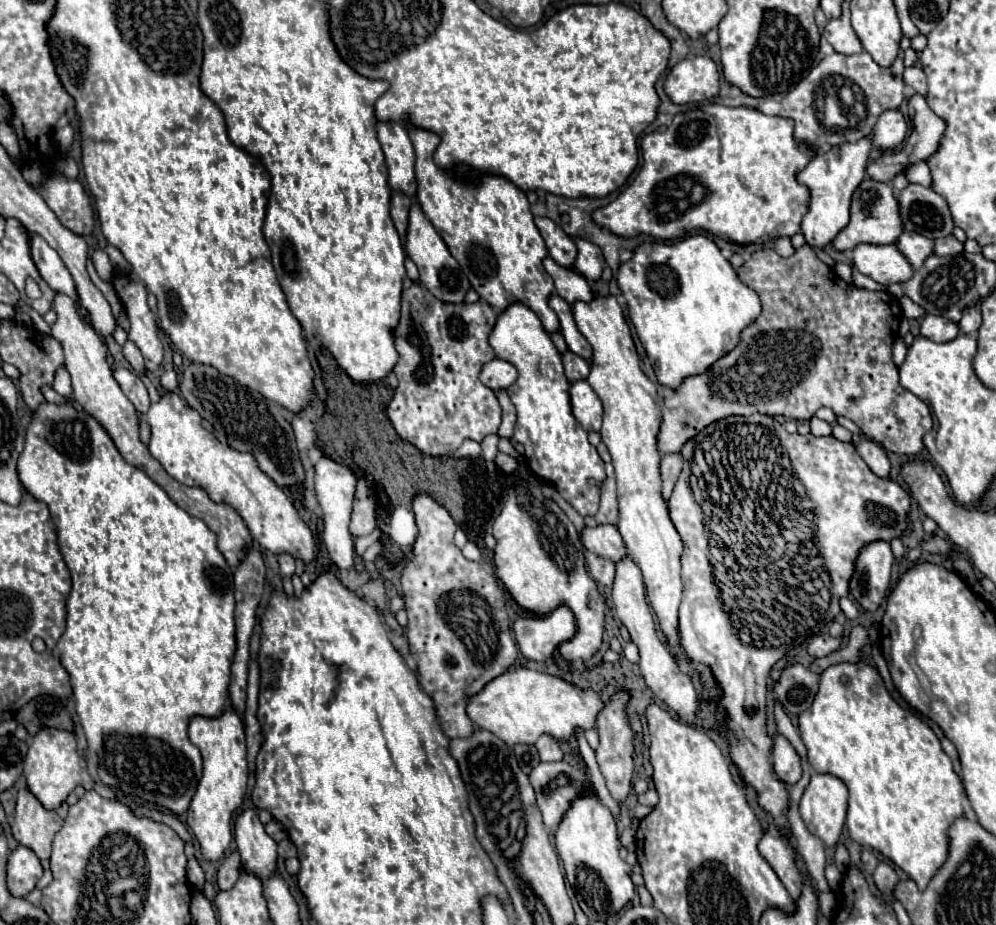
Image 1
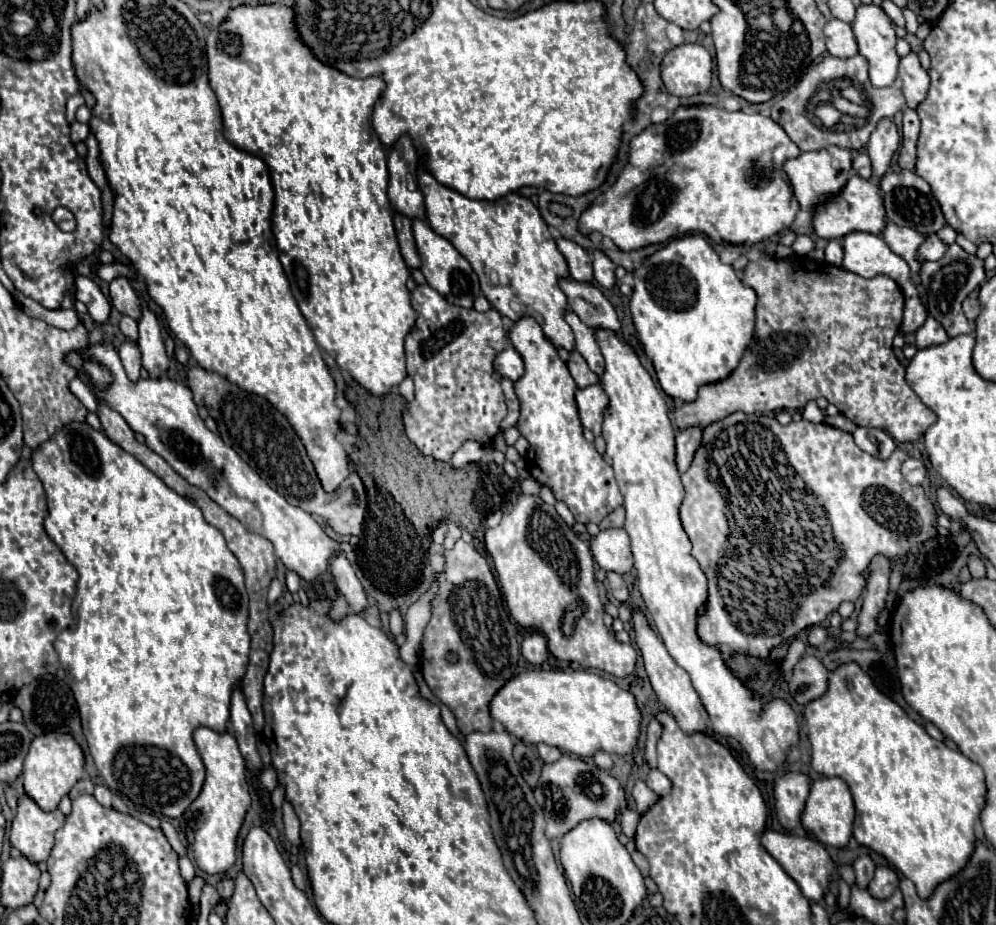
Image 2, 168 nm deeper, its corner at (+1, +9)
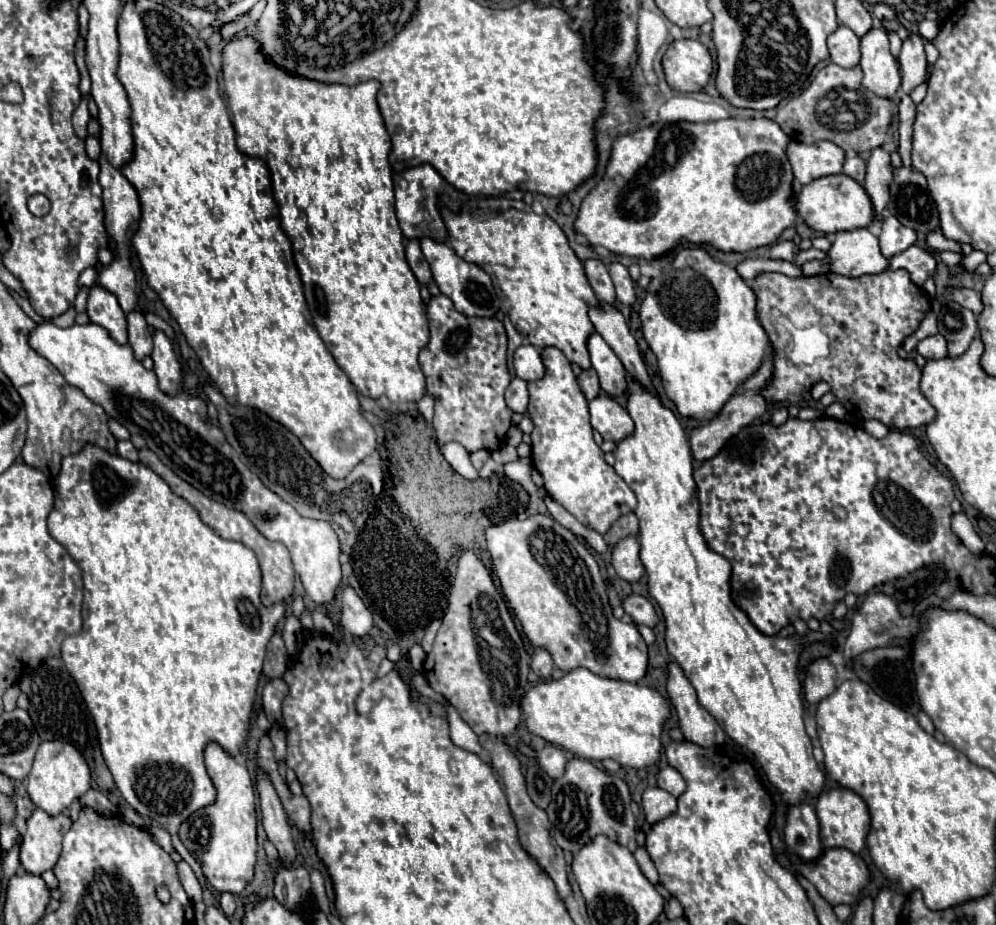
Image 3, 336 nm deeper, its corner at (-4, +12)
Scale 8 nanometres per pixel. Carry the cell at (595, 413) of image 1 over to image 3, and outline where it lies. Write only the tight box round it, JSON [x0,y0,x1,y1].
[589,392,633,442]

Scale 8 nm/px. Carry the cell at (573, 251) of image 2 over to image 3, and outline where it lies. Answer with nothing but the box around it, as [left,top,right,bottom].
[583,258,615,304]

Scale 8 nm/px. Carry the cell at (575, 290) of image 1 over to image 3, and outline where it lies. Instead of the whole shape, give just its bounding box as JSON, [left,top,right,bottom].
[589,302,655,392]

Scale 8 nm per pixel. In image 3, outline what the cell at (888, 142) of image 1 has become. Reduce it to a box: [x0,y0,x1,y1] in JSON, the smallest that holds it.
[865,146,893,220]

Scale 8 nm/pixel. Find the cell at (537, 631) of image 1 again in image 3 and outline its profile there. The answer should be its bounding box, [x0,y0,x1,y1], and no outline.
[531,648,553,678]

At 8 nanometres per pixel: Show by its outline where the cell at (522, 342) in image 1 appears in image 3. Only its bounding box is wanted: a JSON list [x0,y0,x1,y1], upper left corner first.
[527,346,635,534]

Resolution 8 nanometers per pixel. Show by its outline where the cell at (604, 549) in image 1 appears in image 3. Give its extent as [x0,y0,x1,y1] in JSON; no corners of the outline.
[611,536,645,582]

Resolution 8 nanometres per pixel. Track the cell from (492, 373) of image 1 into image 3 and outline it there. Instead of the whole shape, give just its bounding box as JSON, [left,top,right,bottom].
[513,344,545,382]

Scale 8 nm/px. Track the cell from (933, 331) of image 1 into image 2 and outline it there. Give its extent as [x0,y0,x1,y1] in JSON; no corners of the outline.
[916,317,948,349]

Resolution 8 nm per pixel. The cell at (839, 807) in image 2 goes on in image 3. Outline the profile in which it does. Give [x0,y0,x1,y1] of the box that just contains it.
[815,786,869,854]

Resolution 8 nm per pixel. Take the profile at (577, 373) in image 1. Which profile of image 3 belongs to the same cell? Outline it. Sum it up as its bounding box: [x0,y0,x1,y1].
[577,368,601,400]

